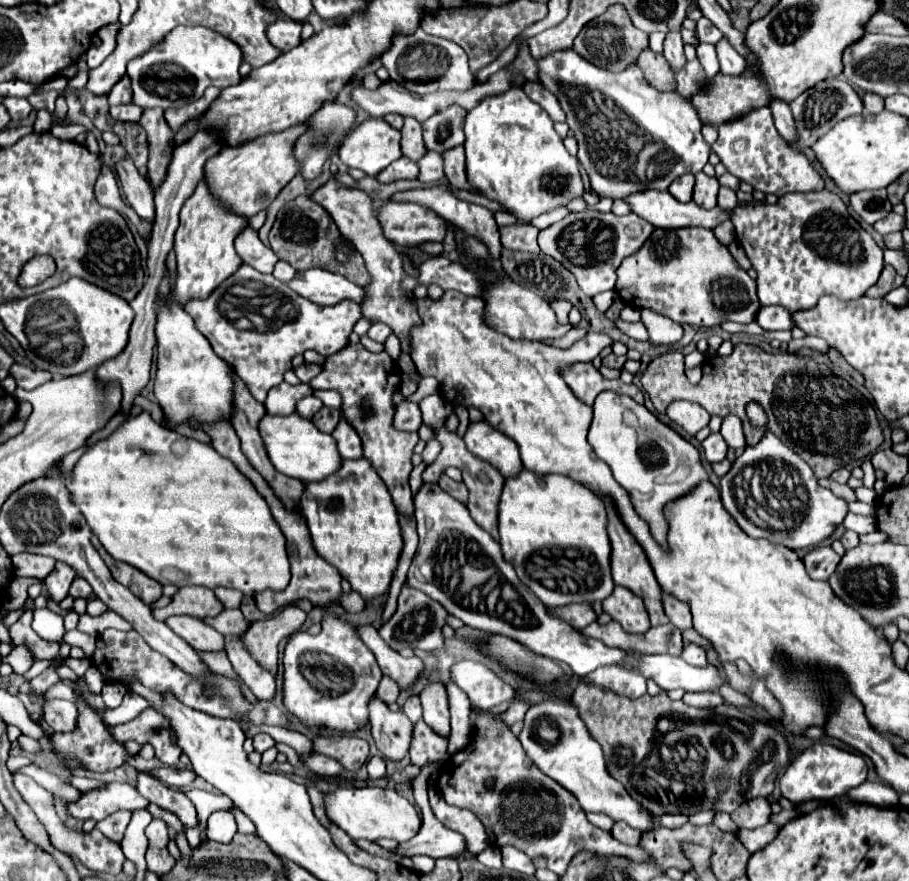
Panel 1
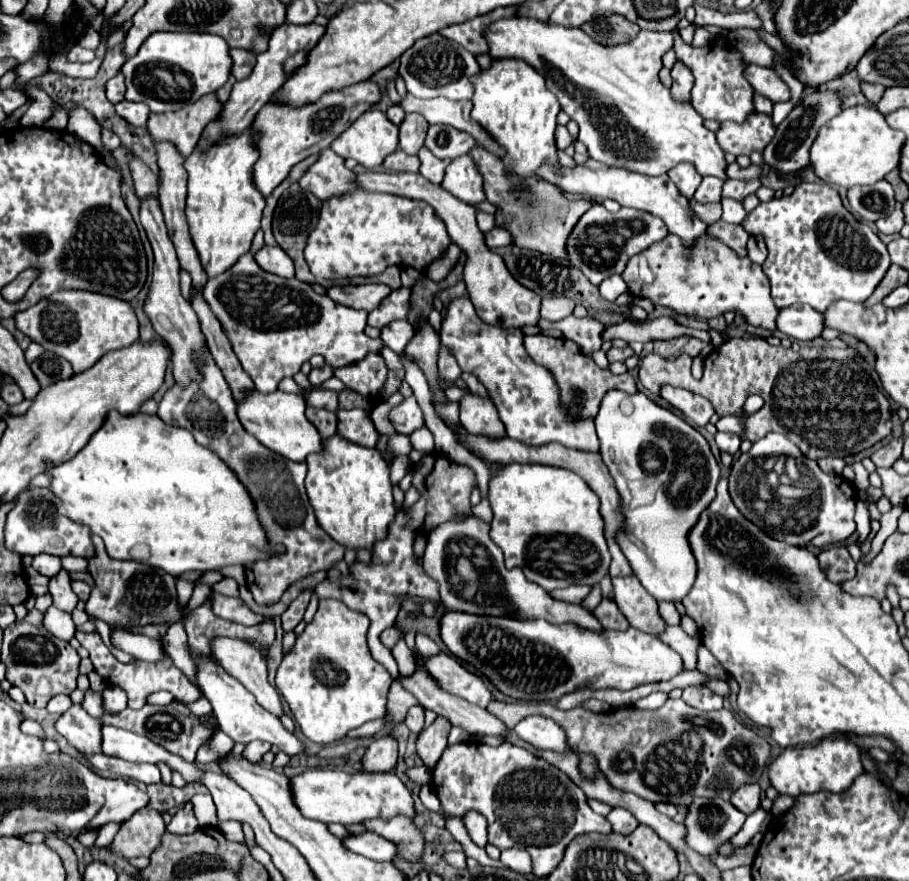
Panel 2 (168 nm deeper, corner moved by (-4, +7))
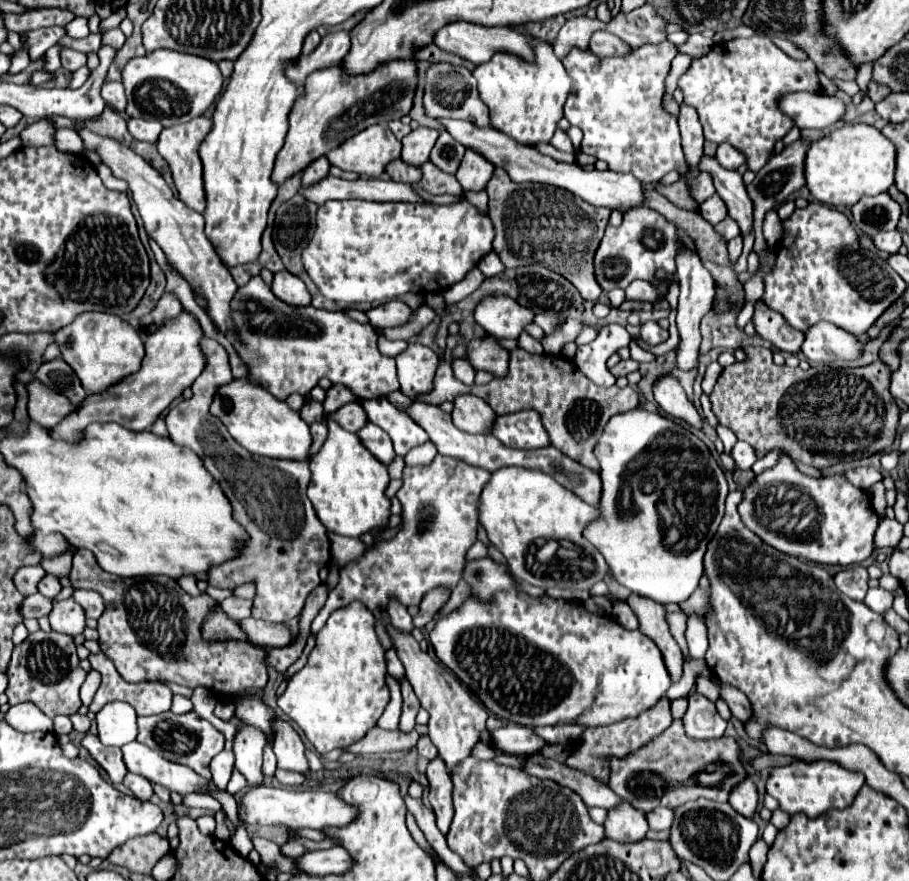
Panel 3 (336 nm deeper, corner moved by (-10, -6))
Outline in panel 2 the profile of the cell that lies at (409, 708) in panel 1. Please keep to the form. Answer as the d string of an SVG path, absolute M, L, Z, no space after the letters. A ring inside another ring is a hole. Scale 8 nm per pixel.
M416 705L408 711L406 715L406 727L410 729L410 733L414 735L420 735L420 731L424 729L424 707Z

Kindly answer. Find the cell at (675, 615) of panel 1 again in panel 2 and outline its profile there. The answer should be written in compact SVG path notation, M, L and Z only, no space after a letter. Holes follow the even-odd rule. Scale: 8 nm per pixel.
M608 391L594 421L600 439L600 455L614 479L620 495L620 513L624 515L624 529L616 533L616 543L626 555L634 575L652 597L658 601L682 601L696 579L696 559L688 543L688 533L700 513L716 497L720 465L708 441L694 427L650 401L644 393L630 395L624 391ZM680 461L684 467L696 467L696 483L702 483L700 497L684 509L672 505L666 493L674 465Z

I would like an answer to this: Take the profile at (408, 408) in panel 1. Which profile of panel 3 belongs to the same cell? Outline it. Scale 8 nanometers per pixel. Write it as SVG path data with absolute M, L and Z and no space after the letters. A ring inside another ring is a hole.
M386 396L362 400L362 406L368 414L368 420L390 436L398 456L406 456L414 446L428 442L426 430L422 430L422 426L418 426L406 412L396 410Z

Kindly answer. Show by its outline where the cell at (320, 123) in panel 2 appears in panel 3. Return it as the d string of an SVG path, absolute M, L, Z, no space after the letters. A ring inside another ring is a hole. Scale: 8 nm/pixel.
M394 60L380 66L374 74L352 76L348 82L342 80L340 68L318 70L304 82L304 94L294 102L288 114L290 130L286 142L278 152L272 182L282 186L290 176L306 170L310 162L338 148L354 134L366 130L372 124L388 124L390 120L402 118L412 108L416 88L416 66L414 60Z

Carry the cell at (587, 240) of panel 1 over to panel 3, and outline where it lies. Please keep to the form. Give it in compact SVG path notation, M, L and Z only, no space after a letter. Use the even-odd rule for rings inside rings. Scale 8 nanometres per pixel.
M638 208L624 214L624 222L616 226L606 226L604 238L598 244L594 254L594 274L596 282L604 292L614 288L626 288L632 280L642 278L654 282L654 272L664 268L668 274L674 274L674 254L676 254L676 226L662 218L652 208Z

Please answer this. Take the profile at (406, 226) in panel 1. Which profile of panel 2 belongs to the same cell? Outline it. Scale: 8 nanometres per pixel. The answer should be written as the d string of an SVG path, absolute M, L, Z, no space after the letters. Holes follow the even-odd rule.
M348 191L346 195L332 195L328 201L322 201L320 217L316 229L308 235L304 257L310 271L322 279L352 279L352 277L372 277L380 275L386 267L412 267L416 271L426 271L426 267L440 259L448 245L452 243L444 221L434 213L426 201L406 199L388 193L366 193L366 191Z

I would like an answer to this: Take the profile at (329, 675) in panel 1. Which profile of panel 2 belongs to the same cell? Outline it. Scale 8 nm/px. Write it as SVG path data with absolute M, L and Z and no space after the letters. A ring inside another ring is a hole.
M320 599L312 623L298 635L294 649L276 671L276 687L286 699L302 733L320 745L340 741L350 729L386 713L386 695L392 685L388 671L372 659L366 631L370 621L364 613L348 609L342 601Z

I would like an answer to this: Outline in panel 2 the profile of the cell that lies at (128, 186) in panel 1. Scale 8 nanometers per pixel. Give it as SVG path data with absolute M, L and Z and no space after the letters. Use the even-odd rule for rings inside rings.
M150 199L144 201L142 209L140 209L140 219L142 219L146 235L152 243L152 249L154 249L154 273L152 273L152 285L150 285L146 301L144 301L144 315L150 319L154 331L172 347L172 367L174 367L176 383L188 385L192 379L198 377L198 369L192 363L192 355L202 349L200 345L204 345L200 321L198 321L194 309L190 307L190 303L180 293L180 281L178 281L180 265L176 261L174 245L166 233L160 205L156 201L150 201Z

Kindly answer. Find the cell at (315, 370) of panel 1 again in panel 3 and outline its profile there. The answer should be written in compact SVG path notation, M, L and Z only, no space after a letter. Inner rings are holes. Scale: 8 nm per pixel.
M334 384L326 390L326 400L324 400L324 410L326 412L334 412L338 410L340 406L348 404L348 402L354 402L356 396L350 394L350 390L346 390L346 386L342 384Z

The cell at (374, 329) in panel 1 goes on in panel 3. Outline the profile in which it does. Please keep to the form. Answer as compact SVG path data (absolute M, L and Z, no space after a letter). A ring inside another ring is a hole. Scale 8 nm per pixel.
M408 342L408 348L396 356L400 390L412 400L416 394L430 392L436 364L438 354L432 348L420 342Z

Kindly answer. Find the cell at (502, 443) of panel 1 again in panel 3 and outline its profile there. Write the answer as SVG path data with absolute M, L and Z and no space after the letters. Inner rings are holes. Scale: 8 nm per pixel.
M464 394L454 400L452 420L460 430L468 434L490 436L494 430L496 414L494 410L490 410L490 406L486 406L486 402L482 402L482 398Z

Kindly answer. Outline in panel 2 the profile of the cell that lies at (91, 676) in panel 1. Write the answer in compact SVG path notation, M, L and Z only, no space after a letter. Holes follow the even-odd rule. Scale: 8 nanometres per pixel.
M88 689L82 707L84 707L90 715L100 717L100 719L104 721L104 725L114 725L114 727L122 727L122 729L128 729L128 731L132 731L132 733L144 735L144 737L156 741L158 745L162 745L164 749L168 749L170 753L184 757L184 759L190 761L190 763L196 759L196 751L204 745L204 741L212 737L212 727L210 727L210 725L202 725L200 717L196 717L194 713L188 713L190 709L188 709L184 703L180 703L180 701L174 701L174 703L164 705L164 707L160 707L160 705L144 705L144 707L138 709L138 711L126 709L126 711L122 711L122 713L118 713L118 715L108 715L108 713L104 713L104 709L102 709L102 695Z

